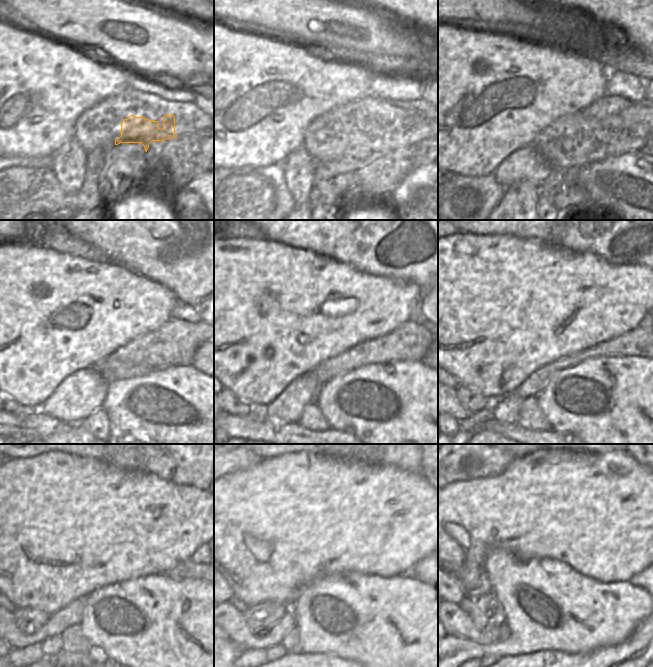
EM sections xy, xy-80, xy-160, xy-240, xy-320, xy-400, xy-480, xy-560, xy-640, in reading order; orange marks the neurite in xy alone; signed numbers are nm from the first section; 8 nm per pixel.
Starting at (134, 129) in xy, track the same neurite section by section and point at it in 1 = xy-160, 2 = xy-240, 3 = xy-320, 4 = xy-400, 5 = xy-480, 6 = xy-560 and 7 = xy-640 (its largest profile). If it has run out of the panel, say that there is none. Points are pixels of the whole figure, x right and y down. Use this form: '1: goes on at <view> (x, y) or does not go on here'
1: goes on at xy-160 (590, 140)
2: goes on at xy-240 (174, 343)
3: goes on at xy-320 (411, 341)
4: goes on at xy-400 (639, 342)
5: goes on at xy-480 (72, 614)
6: goes on at xy-560 (234, 624)
7: goes on at xy-640 (458, 623)

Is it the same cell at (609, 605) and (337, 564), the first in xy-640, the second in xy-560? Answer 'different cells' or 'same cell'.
different cells

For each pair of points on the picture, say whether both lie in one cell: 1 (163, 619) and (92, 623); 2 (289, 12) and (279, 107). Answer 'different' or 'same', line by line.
1: same
2: different

